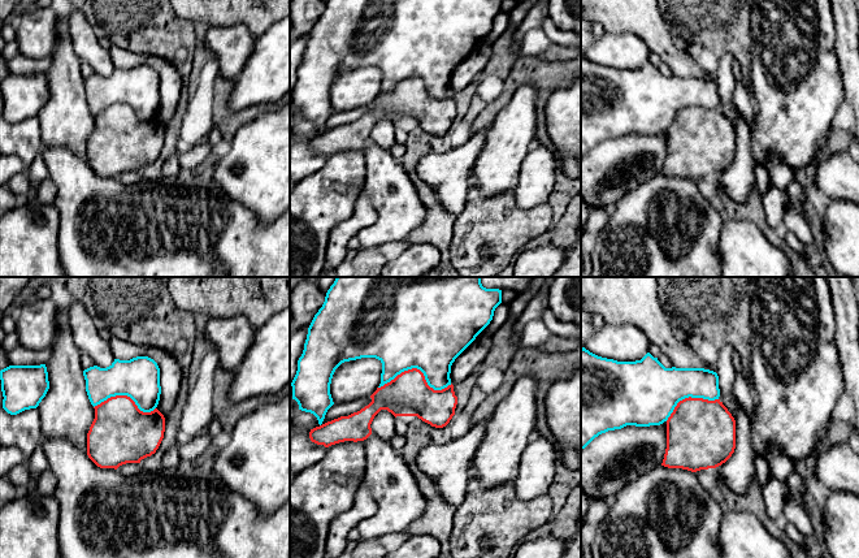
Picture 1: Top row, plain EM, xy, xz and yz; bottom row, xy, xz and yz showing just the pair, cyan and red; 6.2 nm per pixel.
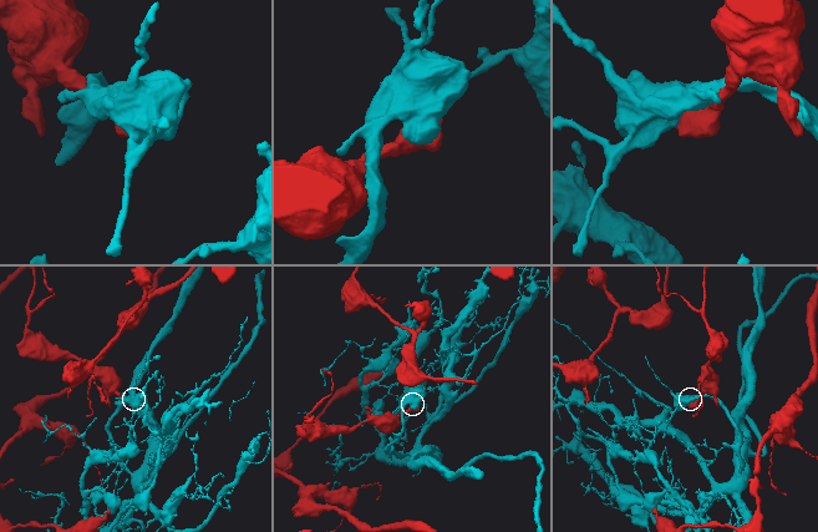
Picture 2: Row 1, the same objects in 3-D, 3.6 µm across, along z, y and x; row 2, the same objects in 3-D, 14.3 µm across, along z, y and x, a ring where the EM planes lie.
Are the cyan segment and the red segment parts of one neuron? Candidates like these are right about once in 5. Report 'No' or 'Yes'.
No

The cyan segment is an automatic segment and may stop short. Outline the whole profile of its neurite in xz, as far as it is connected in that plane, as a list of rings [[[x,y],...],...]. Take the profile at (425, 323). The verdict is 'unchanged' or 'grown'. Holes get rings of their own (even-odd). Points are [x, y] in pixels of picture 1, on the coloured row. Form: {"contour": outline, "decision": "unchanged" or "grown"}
{"contour": [[[337,277],[308,328],[304,350],[291,382],[292,399],[298,402],[299,410],[313,414],[321,425],[334,405],[330,384],[335,369],[344,362],[361,358],[376,358],[382,363],[378,388],[402,372],[417,368],[430,388],[442,390],[451,385],[450,373],[455,359],[490,324],[500,303],[502,290],[483,287],[481,277]]], "decision": "unchanged"}

